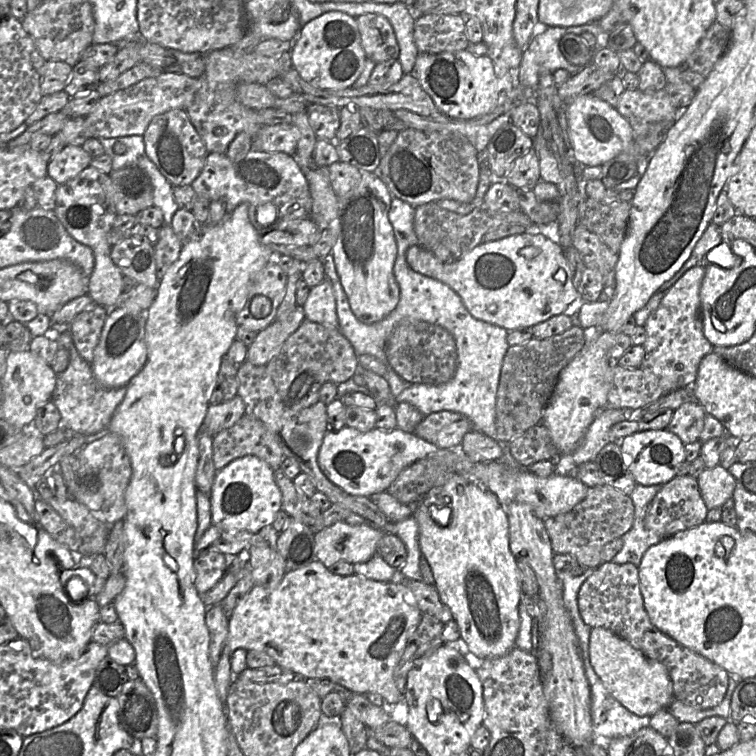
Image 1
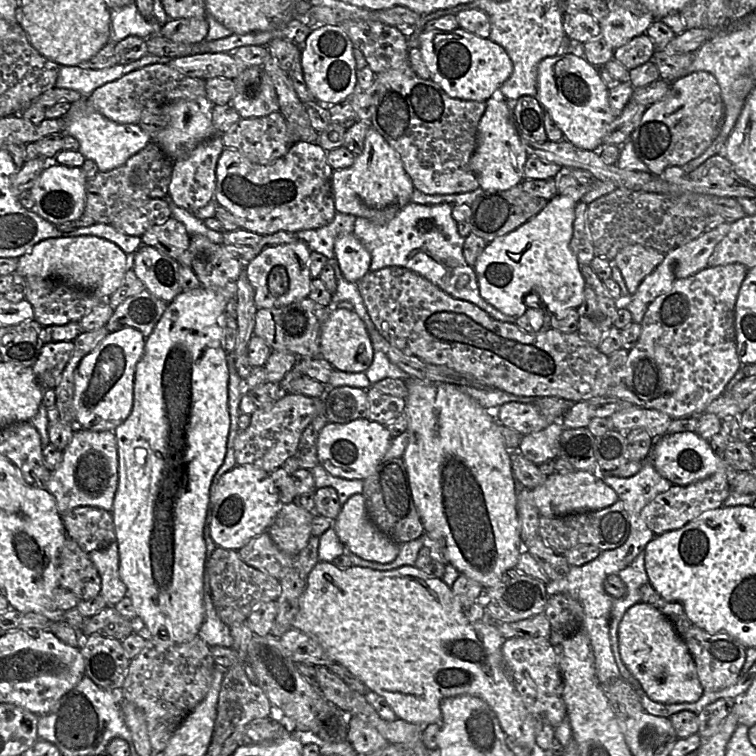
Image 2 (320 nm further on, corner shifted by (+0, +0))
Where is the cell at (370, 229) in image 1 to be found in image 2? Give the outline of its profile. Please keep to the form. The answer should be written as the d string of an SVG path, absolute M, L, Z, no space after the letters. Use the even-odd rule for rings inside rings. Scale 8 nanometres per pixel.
M373 127L368 129L363 151L355 157L353 165L348 168L334 170L332 173L332 193L335 210L340 213L366 218L375 224L386 224L393 219L410 202L413 190L412 180L403 167L400 155Z

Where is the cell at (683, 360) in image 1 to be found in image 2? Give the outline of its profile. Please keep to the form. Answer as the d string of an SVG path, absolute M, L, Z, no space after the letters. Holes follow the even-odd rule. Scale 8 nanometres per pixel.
M740 263L707 267L688 278L676 280L667 292L649 303L639 339L629 350L623 366L614 369L607 396L664 412L672 419L703 414L712 401L727 391L728 384L742 368L737 354L734 310L747 271Z

